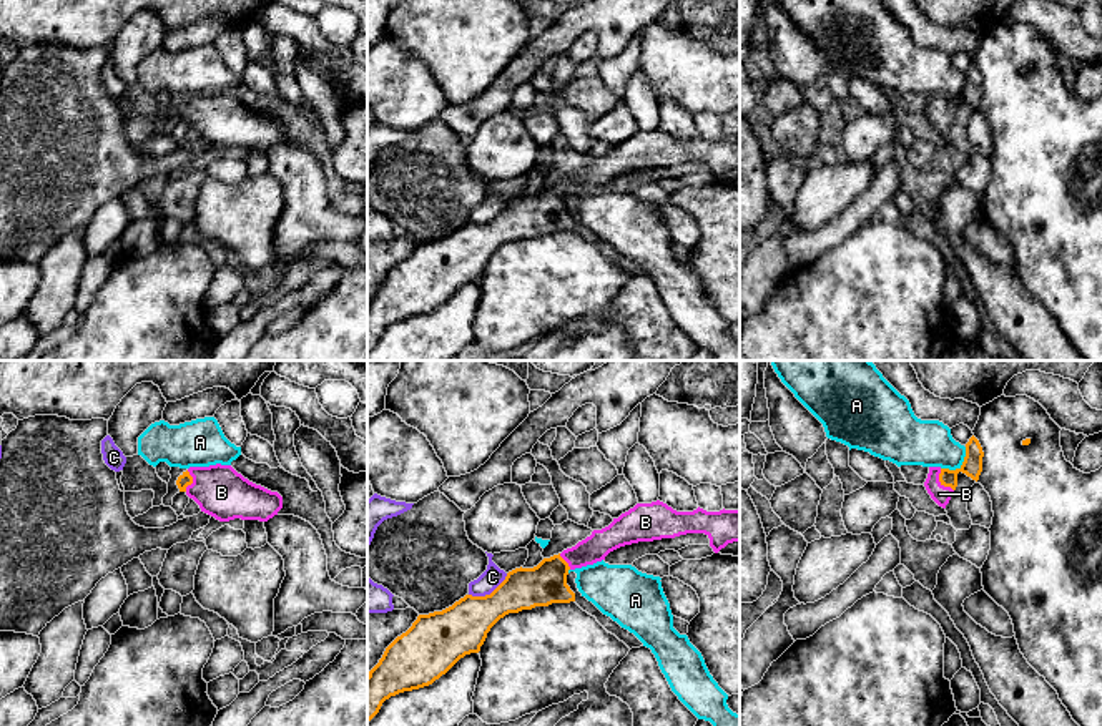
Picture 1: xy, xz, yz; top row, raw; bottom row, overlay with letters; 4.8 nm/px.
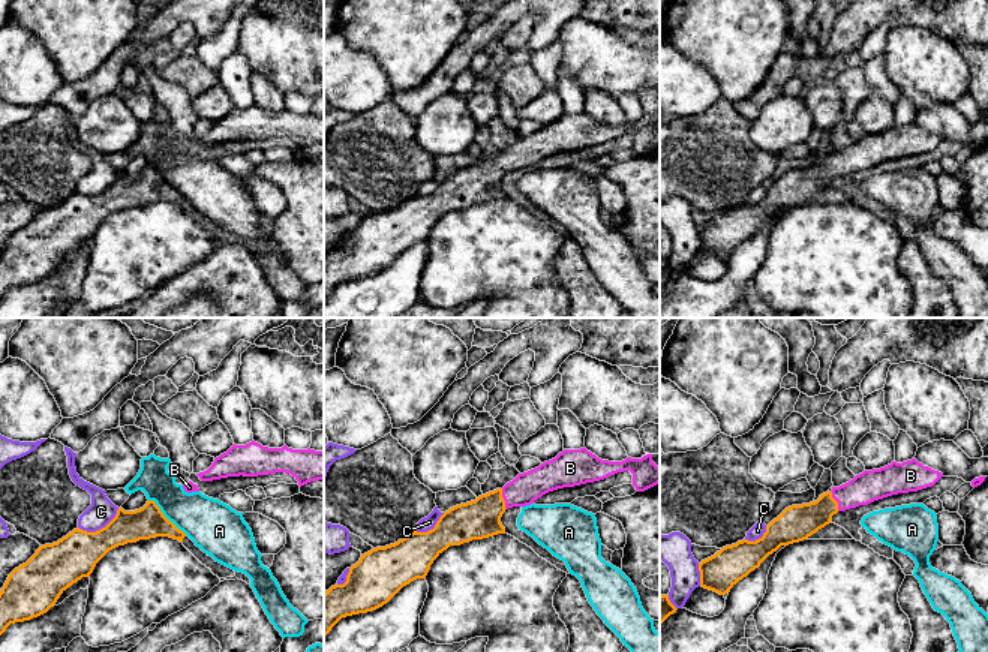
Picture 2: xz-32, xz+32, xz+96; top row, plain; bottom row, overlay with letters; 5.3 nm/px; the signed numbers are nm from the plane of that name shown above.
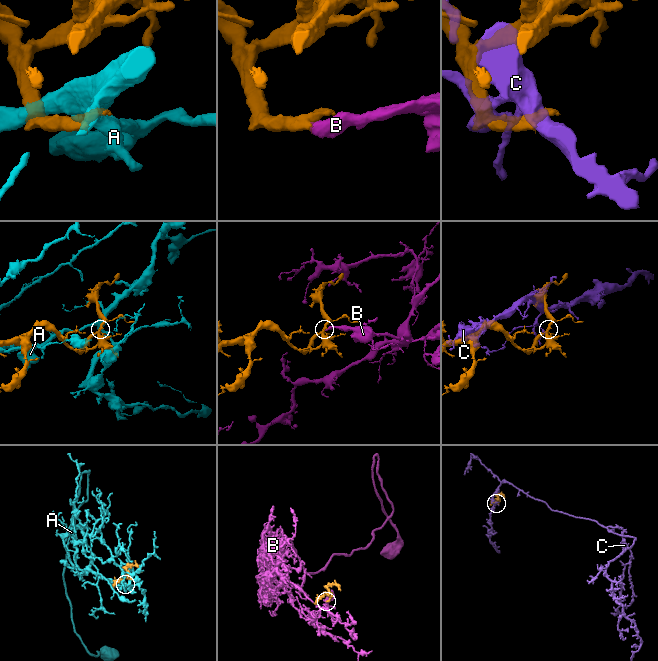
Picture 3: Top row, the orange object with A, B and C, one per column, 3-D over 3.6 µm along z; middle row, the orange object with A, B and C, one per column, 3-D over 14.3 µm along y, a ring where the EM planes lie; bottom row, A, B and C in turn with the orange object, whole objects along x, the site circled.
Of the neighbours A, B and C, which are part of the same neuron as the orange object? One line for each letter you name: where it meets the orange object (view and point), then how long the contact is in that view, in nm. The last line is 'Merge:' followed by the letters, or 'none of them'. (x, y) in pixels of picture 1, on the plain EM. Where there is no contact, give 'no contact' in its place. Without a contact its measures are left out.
B: yz (941, 110) | 130 nm
Merge: B

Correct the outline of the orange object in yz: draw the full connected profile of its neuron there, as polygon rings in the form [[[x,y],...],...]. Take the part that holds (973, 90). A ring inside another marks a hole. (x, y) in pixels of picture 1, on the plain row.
[[[972,63],[966,71],[966,85],[959,96],[949,98],[941,95],[929,95],[927,106],[924,115],[931,126],[942,136],[949,131],[956,115],[957,115],[957,101],[962,100],[972,108],[979,108],[982,100],[982,75],[979,68]]]

